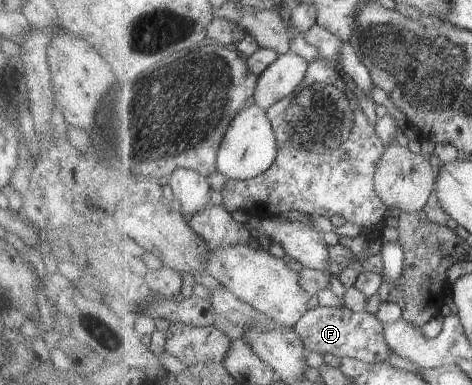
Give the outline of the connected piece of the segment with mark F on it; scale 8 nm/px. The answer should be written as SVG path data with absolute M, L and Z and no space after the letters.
M344 305L337 308L317 306L310 309L293 329L301 336L308 351L315 351L321 356L350 357L376 364L385 362L387 357L393 355L391 347L385 341L383 322L377 319L375 314L355 313L355 310L351 311Z

